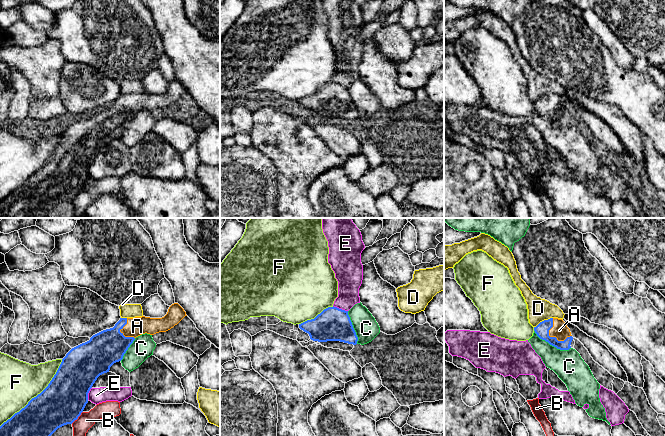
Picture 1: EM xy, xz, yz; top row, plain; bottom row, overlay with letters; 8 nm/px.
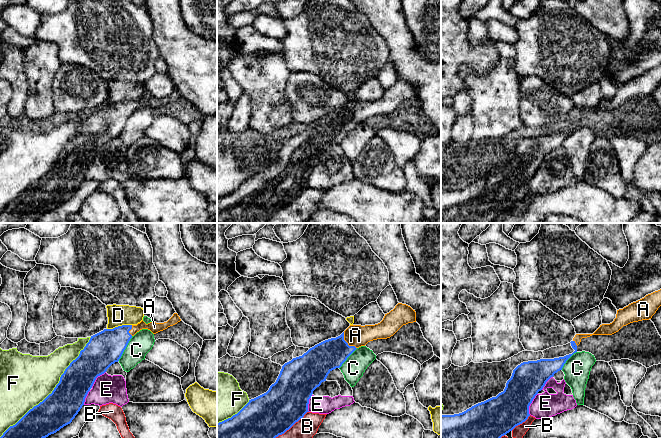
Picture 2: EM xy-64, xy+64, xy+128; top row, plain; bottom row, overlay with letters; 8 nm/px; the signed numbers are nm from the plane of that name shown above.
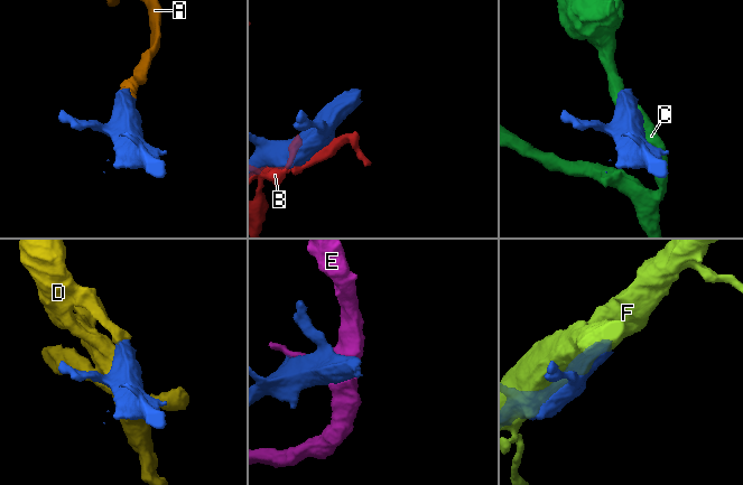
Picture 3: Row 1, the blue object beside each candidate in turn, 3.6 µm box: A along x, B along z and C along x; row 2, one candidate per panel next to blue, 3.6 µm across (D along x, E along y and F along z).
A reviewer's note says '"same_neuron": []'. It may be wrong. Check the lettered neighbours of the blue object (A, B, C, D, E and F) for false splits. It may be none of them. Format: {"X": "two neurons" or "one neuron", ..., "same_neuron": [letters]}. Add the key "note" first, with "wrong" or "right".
{"note": "wrong", "A": "one neuron", "B": "two neurons", "C": "two neurons", "D": "two neurons", "E": "two neurons", "F": "two neurons", "same_neuron": ["A"]}

